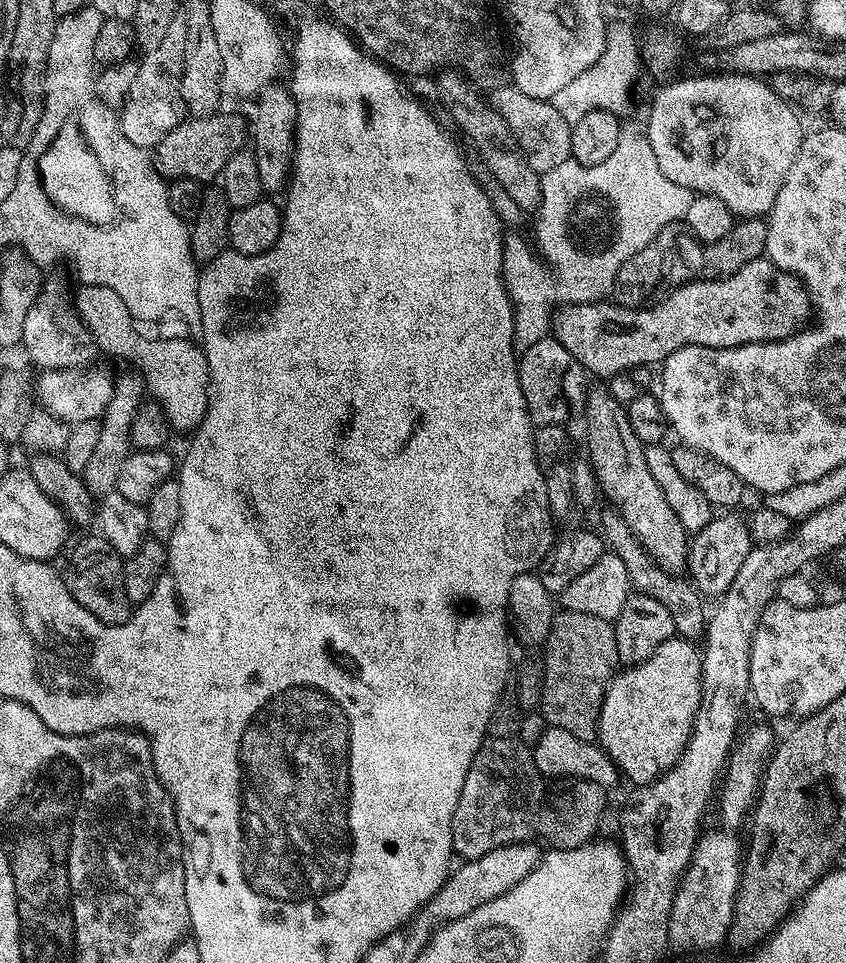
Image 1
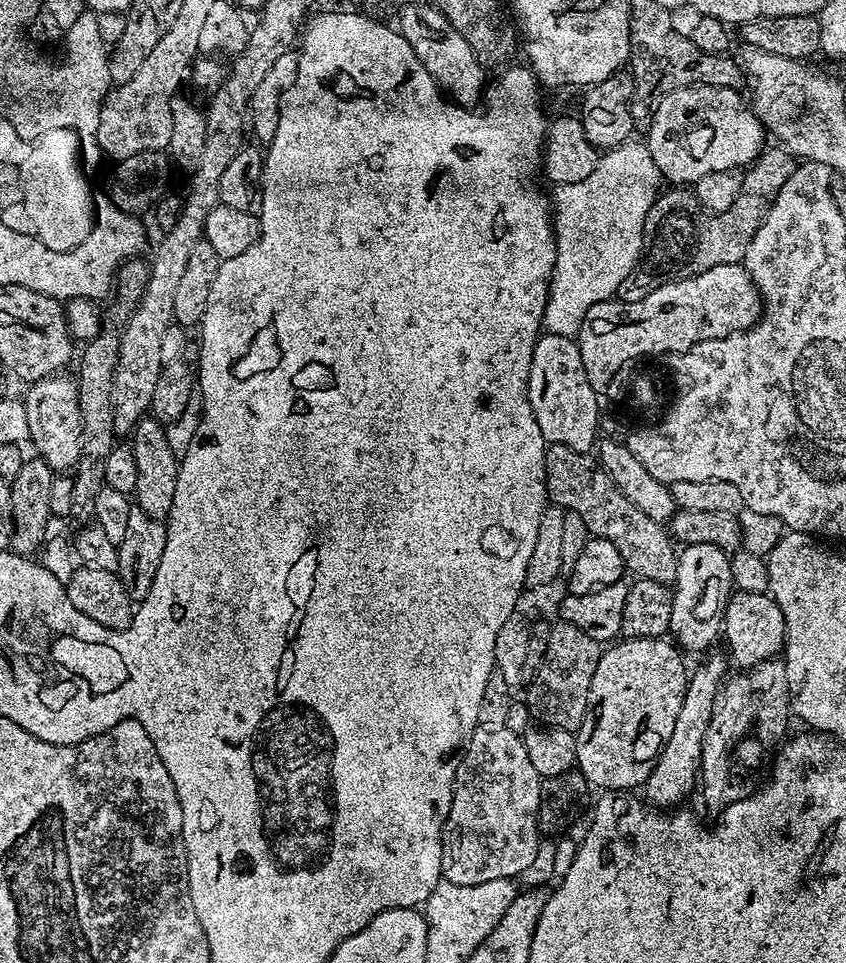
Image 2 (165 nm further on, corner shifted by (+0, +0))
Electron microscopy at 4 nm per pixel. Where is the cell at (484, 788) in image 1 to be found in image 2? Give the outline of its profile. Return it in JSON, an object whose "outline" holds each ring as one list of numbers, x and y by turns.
{"outline":[[478,726,458,756,456,780,452,784,450,814,440,835,441,877,458,886,475,886,493,878,518,878,534,859,542,839,540,826,540,776,524,745,524,736,498,726]]}

